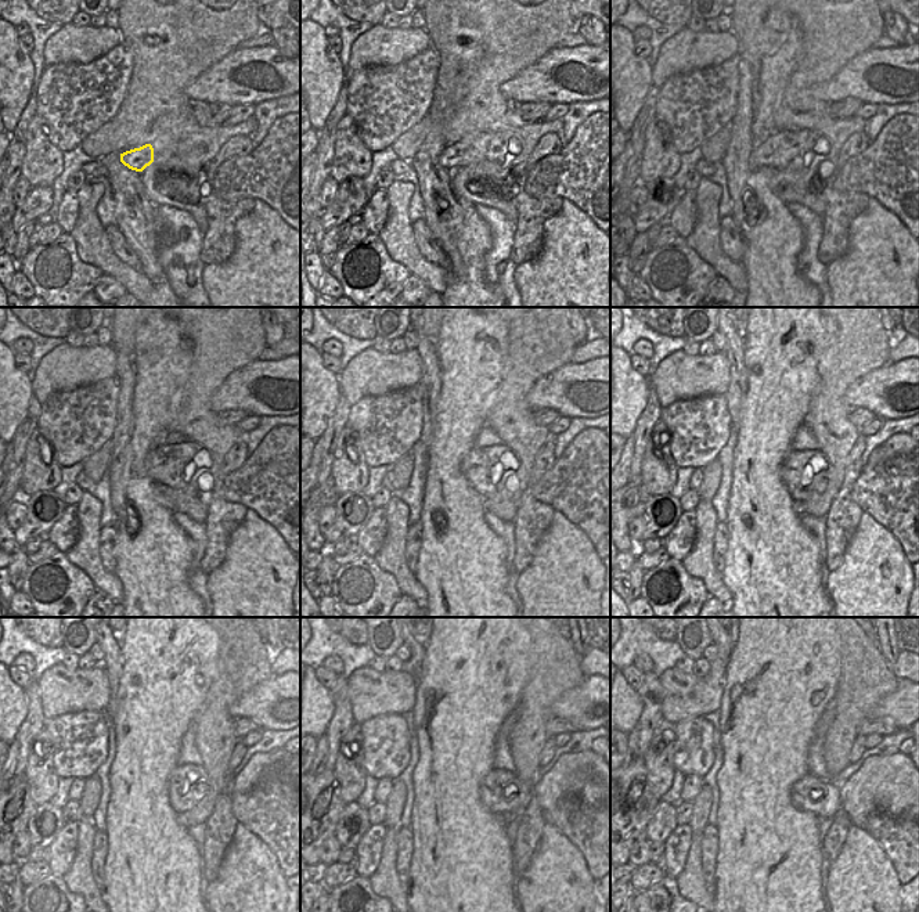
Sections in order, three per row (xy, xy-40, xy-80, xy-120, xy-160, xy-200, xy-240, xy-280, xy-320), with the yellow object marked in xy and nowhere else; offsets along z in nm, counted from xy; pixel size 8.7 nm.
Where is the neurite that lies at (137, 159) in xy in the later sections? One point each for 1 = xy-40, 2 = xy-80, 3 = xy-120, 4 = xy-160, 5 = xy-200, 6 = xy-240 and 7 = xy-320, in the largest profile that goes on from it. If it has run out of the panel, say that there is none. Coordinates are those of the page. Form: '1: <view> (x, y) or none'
1: xy-40 (462, 152)
2: xy-80 (790, 150)
3: xy-120 (172, 465)
4: xy-160 (483, 467)
5: xy-200 (797, 469)
6: xy-240 (183, 777)
7: xy-320 (803, 792)

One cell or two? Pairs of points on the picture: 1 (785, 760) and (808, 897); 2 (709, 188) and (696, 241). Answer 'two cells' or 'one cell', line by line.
1: one cell
2: one cell

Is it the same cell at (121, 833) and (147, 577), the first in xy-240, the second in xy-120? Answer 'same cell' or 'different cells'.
same cell

